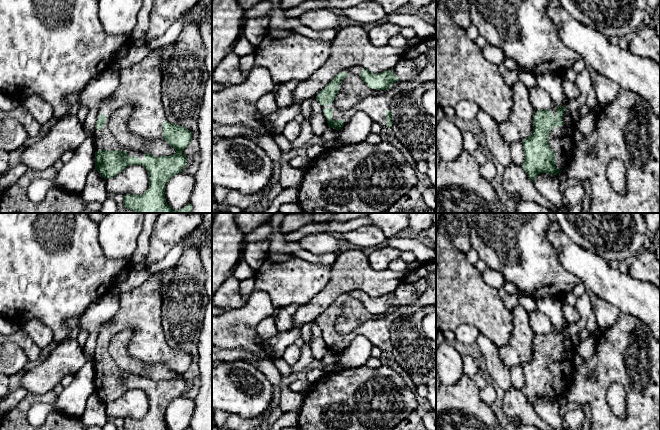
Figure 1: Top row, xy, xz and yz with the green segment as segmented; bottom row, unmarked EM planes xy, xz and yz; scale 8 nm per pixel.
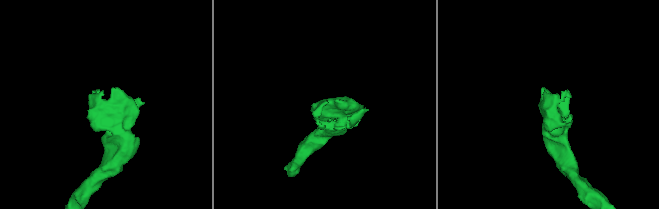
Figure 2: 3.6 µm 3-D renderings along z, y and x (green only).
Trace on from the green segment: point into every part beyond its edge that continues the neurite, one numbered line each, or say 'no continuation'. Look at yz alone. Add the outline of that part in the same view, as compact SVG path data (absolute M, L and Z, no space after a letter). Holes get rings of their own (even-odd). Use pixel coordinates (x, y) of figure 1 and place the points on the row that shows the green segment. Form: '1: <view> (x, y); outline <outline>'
1: yz (560, 140); outline M563 123L554 127L548 136L550 148L555 152L555 166L557 169L565 169L574 155L575 144L572 140L575 127Z

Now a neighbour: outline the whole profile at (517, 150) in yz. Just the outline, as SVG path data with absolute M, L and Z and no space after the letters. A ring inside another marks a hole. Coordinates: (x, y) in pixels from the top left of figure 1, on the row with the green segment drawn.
M515 141L510 144L513 163L521 166L524 162L524 149L522 141Z

